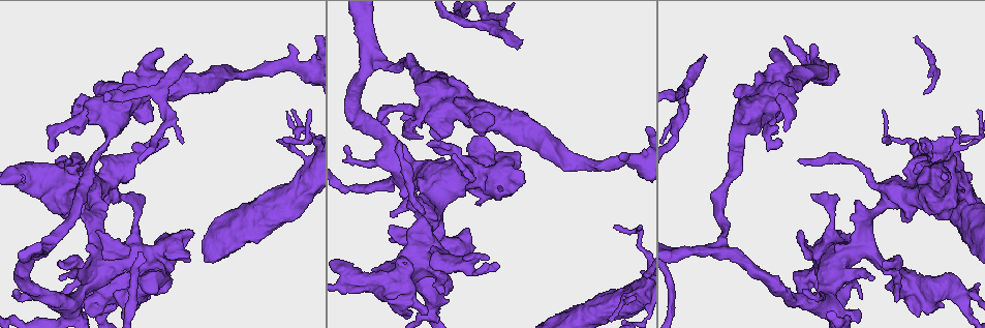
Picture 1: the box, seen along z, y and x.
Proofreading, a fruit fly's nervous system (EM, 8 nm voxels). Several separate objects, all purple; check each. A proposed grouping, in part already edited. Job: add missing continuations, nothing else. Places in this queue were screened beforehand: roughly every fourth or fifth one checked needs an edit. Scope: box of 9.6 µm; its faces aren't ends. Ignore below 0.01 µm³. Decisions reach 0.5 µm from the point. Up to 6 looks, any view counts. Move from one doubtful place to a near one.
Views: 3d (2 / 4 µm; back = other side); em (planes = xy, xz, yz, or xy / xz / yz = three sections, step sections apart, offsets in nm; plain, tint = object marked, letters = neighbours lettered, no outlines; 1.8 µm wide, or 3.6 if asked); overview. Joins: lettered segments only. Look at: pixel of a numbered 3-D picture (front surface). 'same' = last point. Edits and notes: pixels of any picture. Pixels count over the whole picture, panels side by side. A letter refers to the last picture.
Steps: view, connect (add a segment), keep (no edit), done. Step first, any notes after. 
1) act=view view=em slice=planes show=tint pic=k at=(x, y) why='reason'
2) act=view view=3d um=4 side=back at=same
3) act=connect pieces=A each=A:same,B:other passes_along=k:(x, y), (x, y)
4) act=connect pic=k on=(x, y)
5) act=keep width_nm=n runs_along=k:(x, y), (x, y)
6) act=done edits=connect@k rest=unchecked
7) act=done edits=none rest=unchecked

act=view view=em slice=xy step=4 show=letters pic=1 at=(441, 276) why='sharp bend'

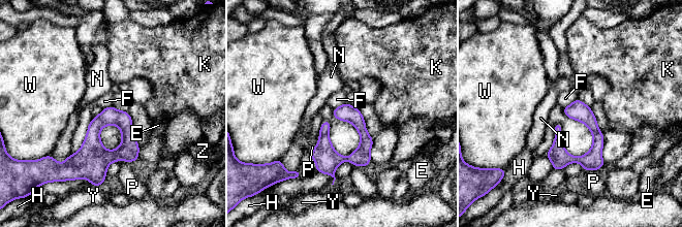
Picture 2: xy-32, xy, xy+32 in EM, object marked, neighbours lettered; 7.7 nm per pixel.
act=view view=em slice=yz step=8 show=letters at=same

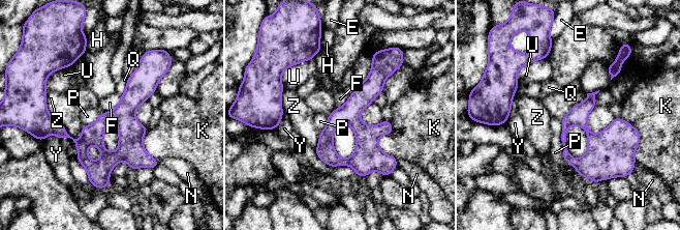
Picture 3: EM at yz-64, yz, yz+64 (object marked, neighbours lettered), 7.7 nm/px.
act=keep longest_contact=Z:440nm each=E:other,F:other,H:other,K:other,N:other,P:other,Q:other,U:other,Y:other,Z:other border=3:(121, 95), (120, 102), (105, 112) found='none of them fits'

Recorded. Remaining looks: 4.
act=view view=3d um=4 pic=1 at=(49, 139) why='sharp bend'

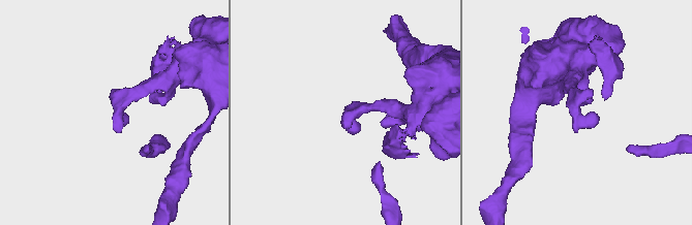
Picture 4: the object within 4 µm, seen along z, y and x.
act=view view=em slice=xz step=8 show=letters pic=4 at=(578, 113)

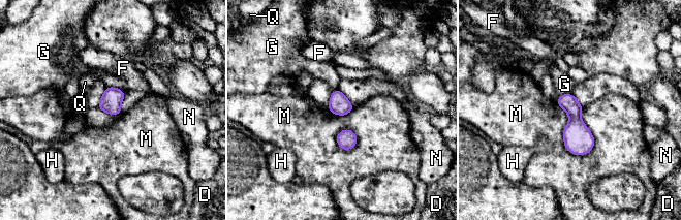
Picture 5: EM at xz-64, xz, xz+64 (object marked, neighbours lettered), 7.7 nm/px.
act=keep each=D:other,F:other,G:other,H:other,M:other,N:other,Q:other found='no lettered segment goes on from it'

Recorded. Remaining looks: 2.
act=done edits=none rest=unchecked

